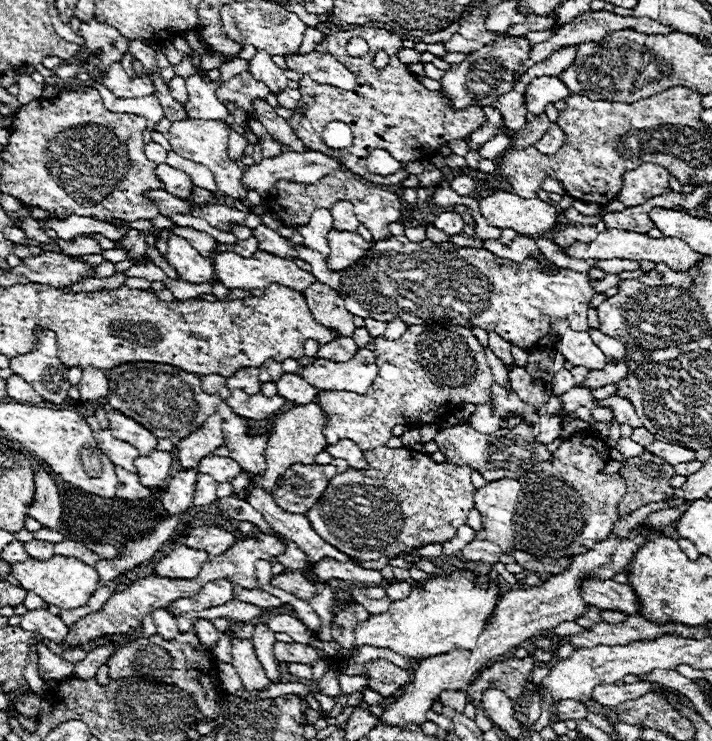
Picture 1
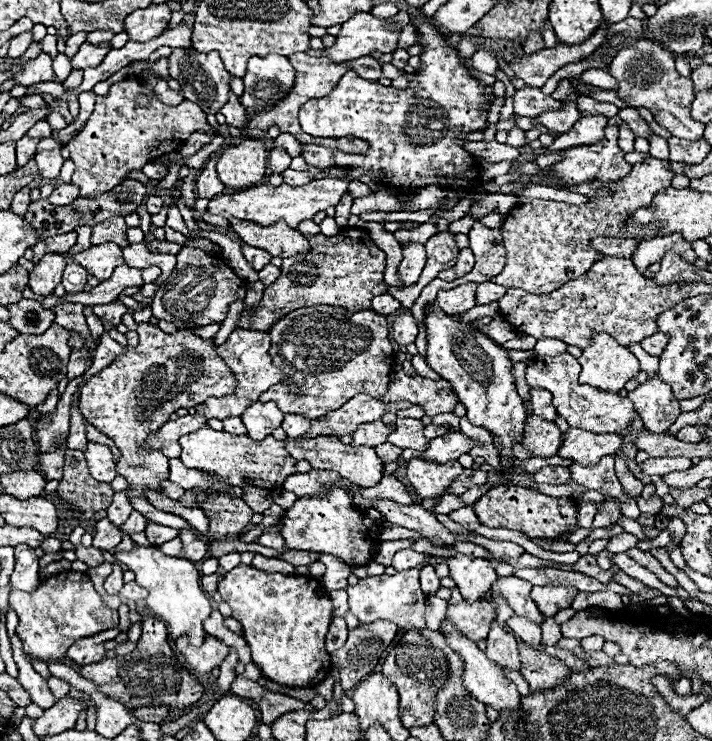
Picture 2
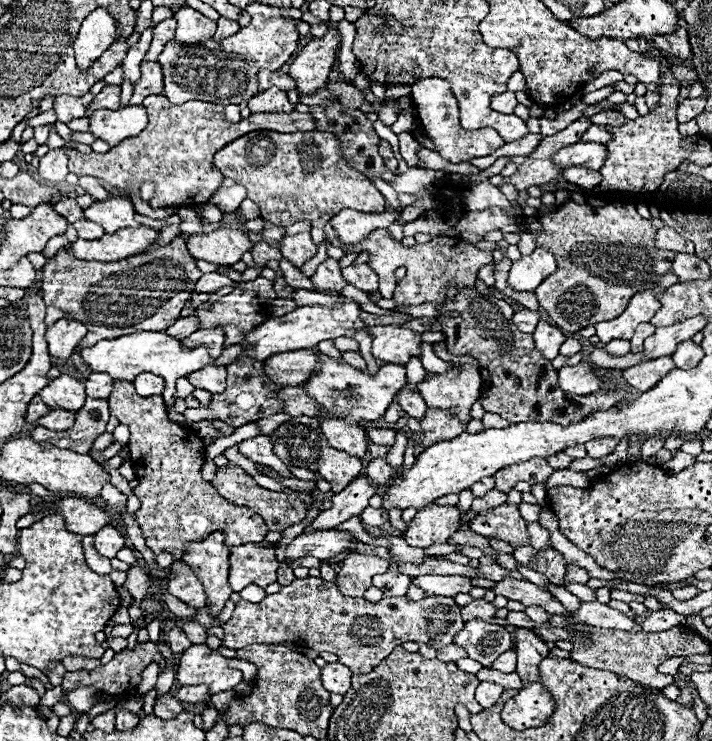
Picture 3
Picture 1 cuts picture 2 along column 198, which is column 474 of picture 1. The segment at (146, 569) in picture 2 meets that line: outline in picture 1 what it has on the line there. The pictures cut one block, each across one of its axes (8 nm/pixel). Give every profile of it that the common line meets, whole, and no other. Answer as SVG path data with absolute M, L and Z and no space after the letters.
M456 570L450 576L432 578L424 588L426 592L414 588L408 598L390 604L386 612L370 614L366 622L356 624L354 646L386 648L410 660L422 660L454 648L474 648L476 638L492 616L500 596L496 582L488 574Z

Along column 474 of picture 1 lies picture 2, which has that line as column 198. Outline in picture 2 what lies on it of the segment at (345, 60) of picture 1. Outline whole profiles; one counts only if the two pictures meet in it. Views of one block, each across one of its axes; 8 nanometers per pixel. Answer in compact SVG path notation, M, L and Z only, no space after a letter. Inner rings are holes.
M134 76L116 82L106 96L96 98L96 108L90 120L68 142L70 160L76 164L72 184L80 188L80 196L84 198L94 192L108 192L118 186L128 172L142 170L142 166L154 158L178 150L196 130L210 130L206 114L198 104L184 100L180 106L166 106L156 98L152 88ZM140 94L150 96L148 110L136 106L134 100Z

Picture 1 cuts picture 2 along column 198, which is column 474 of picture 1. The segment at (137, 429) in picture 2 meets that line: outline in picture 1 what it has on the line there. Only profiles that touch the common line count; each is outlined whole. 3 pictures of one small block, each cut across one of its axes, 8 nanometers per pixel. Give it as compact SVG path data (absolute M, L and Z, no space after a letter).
M442 324L408 326L402 338L398 340L376 338L374 344L376 344L374 356L378 364L378 376L364 396L358 396L354 392L326 390L321 390L317 394L320 406L328 414L328 424L324 428L324 436L328 444L336 444L336 440L348 438L354 444L358 444L360 450L380 448L380 446L386 446L386 442L392 438L390 430L396 424L420 428L424 424L432 424L442 416L450 414L458 404L484 404L490 400L490 386L494 376L486 362L484 348L474 338L470 328L442 326Z

